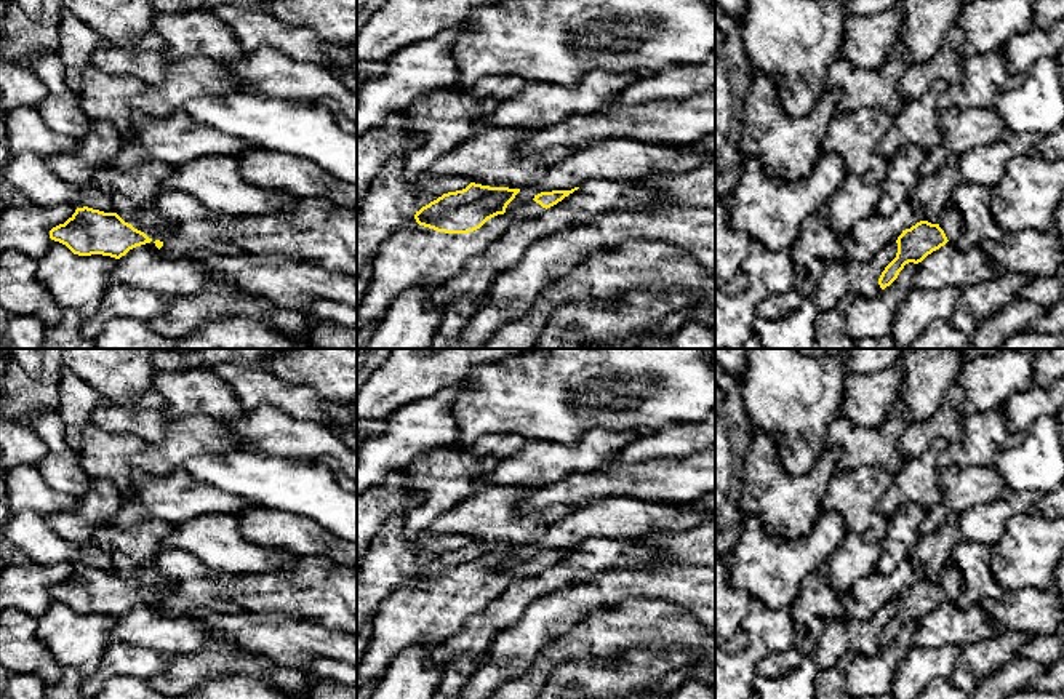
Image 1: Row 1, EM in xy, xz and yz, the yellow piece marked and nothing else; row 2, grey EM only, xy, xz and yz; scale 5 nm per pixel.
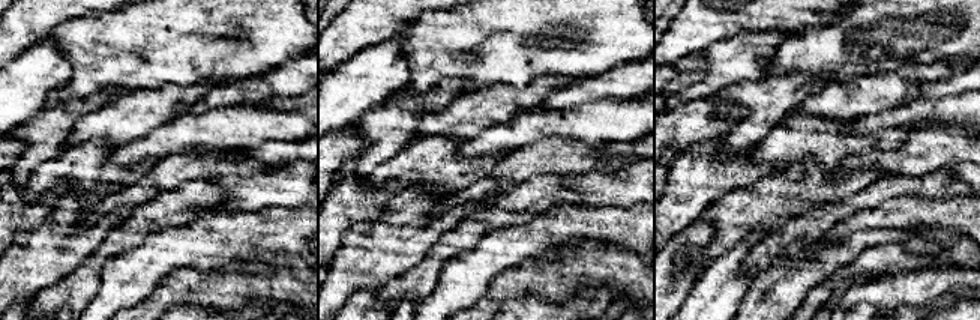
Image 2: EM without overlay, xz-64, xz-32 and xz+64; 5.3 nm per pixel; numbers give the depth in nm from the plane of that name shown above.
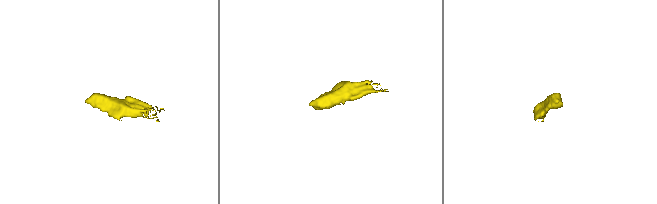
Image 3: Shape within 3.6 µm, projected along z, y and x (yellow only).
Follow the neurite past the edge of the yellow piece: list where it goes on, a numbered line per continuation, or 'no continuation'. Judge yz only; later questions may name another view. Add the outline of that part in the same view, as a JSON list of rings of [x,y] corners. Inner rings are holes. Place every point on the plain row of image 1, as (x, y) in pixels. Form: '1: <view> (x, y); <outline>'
1: yz (951, 581); [[[949,563],[944,568],[939,585],[944,589],[949,600],[955,600],[957,595],[960,593],[960,590],[962,590],[962,573],[954,563]]]

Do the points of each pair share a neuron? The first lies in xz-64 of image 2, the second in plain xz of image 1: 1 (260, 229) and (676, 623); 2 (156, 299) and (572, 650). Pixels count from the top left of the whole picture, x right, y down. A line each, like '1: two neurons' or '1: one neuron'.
1: two neurons
2: one neuron

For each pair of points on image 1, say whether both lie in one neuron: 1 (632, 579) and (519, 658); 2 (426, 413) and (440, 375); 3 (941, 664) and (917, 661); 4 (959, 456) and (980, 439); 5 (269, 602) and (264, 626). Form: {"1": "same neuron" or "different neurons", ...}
{"1": "same neuron", "2": "different neurons", "3": "same neuron", "4": "same neuron", "5": "different neurons"}

